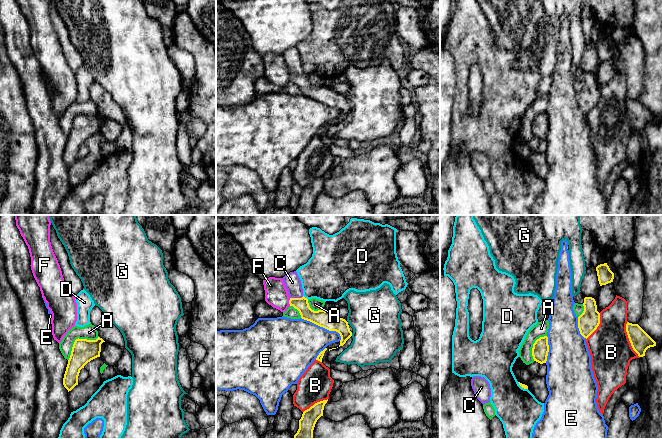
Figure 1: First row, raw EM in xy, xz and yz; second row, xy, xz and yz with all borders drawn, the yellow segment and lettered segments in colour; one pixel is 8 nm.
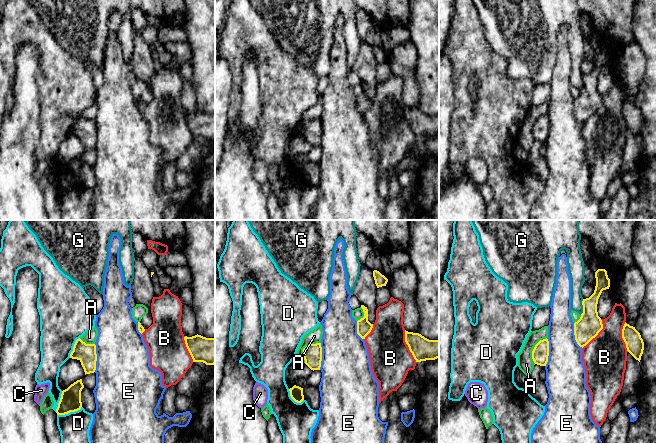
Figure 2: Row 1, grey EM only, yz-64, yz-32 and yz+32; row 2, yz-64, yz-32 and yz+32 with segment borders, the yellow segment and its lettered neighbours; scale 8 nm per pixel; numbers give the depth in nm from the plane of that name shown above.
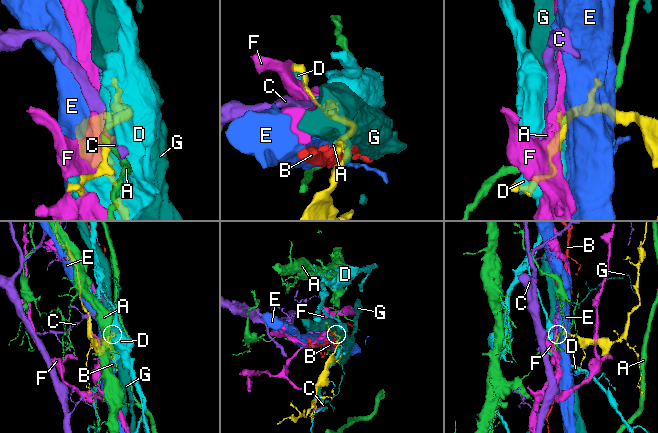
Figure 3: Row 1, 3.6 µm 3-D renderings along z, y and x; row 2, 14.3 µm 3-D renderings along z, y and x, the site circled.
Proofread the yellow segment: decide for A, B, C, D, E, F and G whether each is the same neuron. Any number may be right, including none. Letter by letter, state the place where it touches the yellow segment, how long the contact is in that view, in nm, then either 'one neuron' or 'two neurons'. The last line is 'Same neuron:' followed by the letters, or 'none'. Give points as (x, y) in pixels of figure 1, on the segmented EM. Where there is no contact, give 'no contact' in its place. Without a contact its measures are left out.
A: meets yellow in xy at (76, 339); contact 320 nm long; two neurons
B: meets yellow in yz at (629, 339); contact 320 nm long; two neurons
C: meets yellow in xz at (296, 298); contact 110 nm long; one neuron
D: meets yellow in xz at (306, 298); contact 60 nm long; two neurons
E: meets yellow in xz at (323, 327); contact 380 nm long; two neurons
F: meets yellow in xz at (289, 302); contact 60 nm long; two neurons
G: meets yellow in xz at (351, 334); contact 30 nm long; two neurons
Same neuron: C

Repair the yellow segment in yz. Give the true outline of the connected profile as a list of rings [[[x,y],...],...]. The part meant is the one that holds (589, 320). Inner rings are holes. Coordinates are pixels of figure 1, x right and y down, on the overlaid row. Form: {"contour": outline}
{"contour": [[[592,297],[584,298],[584,311],[578,317],[578,328],[584,338],[588,338],[600,324],[600,313],[597,311],[596,301]]]}

